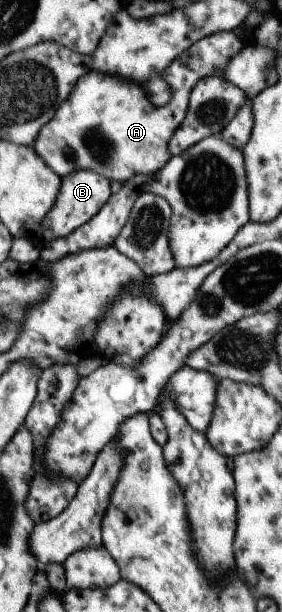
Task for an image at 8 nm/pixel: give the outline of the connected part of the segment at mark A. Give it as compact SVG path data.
M219 31L189 46L161 72L161 80L169 86L171 94L169 102L161 107L152 107L138 85L89 70L76 81L65 101L40 129L31 146L34 154L59 178L72 171L86 169L103 176L109 182L118 181L123 184L125 181L130 182L134 175L152 174L160 170L170 158L167 144L183 121L191 88L207 76L222 76L229 58L238 52L242 44L243 39L233 31Z

